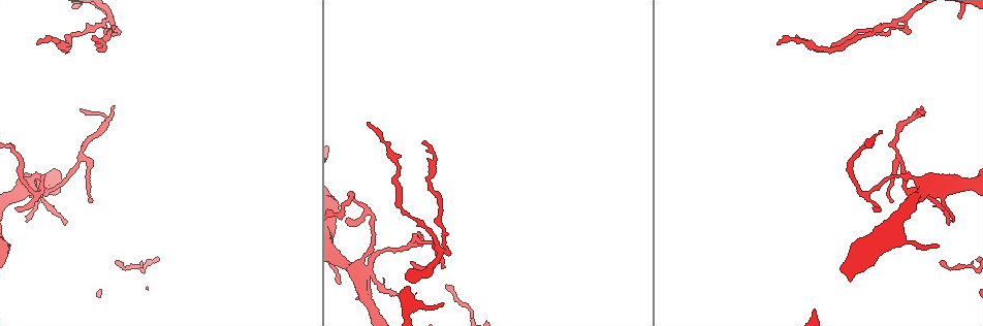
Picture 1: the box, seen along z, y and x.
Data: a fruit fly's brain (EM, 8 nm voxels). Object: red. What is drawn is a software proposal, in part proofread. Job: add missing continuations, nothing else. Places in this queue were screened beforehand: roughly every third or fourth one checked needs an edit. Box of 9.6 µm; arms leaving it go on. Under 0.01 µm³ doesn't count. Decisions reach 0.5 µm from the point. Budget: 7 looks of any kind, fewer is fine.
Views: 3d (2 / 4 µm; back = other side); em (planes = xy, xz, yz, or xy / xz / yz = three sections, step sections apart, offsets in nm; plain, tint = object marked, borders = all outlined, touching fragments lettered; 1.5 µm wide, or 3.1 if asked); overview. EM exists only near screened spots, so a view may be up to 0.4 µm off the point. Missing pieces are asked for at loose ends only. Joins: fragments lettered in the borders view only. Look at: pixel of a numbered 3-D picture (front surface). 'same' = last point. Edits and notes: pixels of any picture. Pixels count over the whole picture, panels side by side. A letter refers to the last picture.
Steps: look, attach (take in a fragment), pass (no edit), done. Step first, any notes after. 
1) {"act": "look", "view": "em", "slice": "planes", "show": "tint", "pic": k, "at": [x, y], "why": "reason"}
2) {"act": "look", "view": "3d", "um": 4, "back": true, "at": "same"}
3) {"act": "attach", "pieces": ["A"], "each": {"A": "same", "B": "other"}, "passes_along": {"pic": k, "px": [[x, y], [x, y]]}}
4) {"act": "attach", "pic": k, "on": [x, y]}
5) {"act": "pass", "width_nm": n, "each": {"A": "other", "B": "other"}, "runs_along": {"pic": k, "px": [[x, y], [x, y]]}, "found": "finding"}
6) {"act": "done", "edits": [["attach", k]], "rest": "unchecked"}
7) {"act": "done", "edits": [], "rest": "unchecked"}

{"act": "look", "view": "3d", "um": 4, "pic": 1, "at": [796, 34], "why": "an open end"}

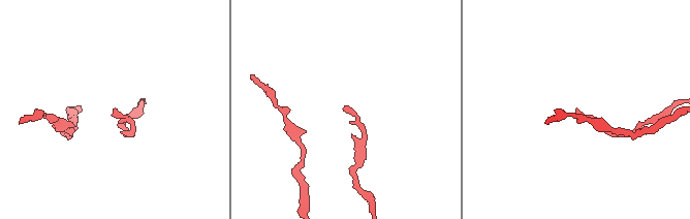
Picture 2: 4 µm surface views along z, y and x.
{"act": "look", "view": "em", "slice": "xz", "step": 4, "show": "tint", "pic": 2, "at": [113, 110], "why": "now the EM"}

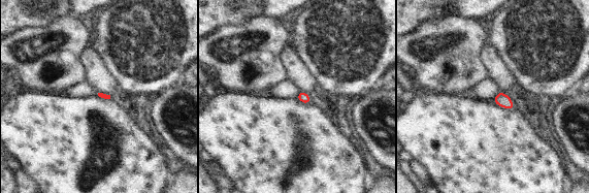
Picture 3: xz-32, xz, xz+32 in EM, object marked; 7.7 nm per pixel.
{"act": "look", "view": "em", "slice": "xy", "step": 8, "show": "borders", "at": "same"}

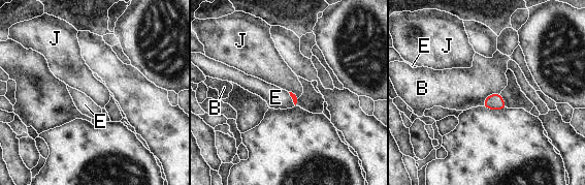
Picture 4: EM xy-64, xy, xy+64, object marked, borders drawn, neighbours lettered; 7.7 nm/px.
{"act": "pass", "each": {"B": "other", "E": "other", "J": "other"}, "border": {"pic": 4, "px": [[499, 93], [491, 93], [482, 105]]}, "found": "no lettered fragment goes on from it"}

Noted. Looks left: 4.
{"act": "look", "view": "3d", "um": 4, "pic": 1, "at": [90, 201], "why": "tapers out"}

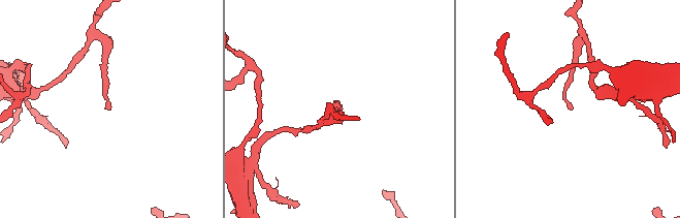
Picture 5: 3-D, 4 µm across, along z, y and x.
{"act": "look", "view": "em", "slice": "planes", "show": "plain", "pic": 5, "at": [571, 110]}

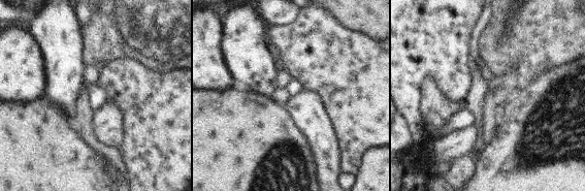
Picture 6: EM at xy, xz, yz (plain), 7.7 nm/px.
{"act": "look", "view": "em", "slice": "planes", "show": "borders", "at": "same", "why": "see the neighbours"}

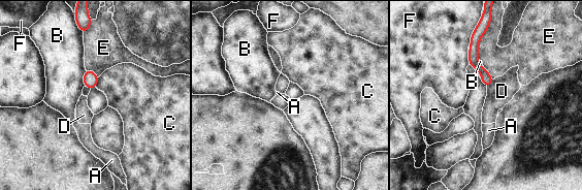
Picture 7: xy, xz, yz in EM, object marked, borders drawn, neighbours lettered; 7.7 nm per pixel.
{"act": "pass", "each": {"A": "other", "B": "other", "C": "other", "D": "other", "E": "other", "F": "other"}, "runs_along": {"pic": 7, "px": [[480, 26], [474, 61], [488, 83]]}, "found": "no lettered fragment goes on from it"}

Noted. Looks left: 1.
{"act": "done", "edits": [], "rest": "unchecked"}

